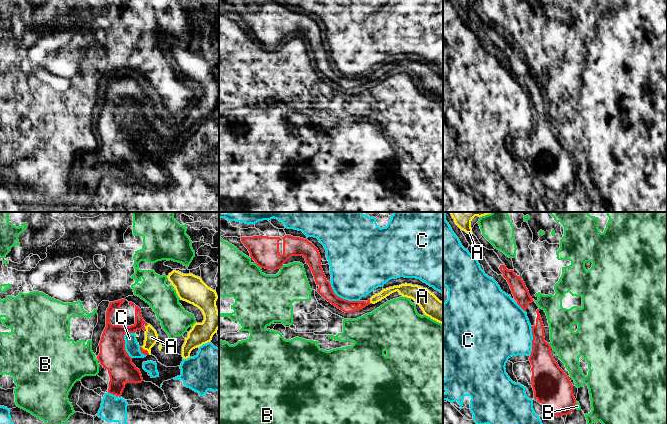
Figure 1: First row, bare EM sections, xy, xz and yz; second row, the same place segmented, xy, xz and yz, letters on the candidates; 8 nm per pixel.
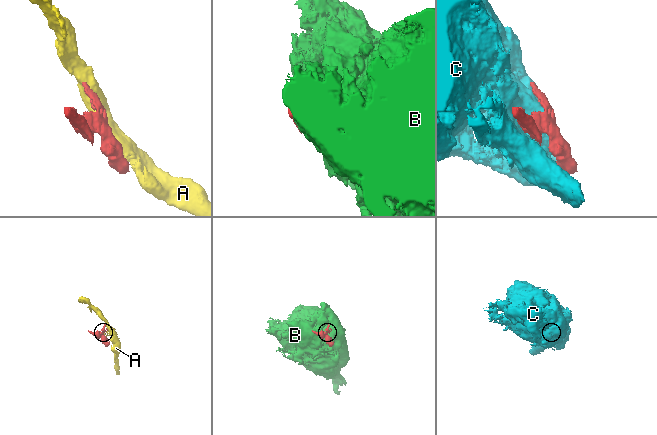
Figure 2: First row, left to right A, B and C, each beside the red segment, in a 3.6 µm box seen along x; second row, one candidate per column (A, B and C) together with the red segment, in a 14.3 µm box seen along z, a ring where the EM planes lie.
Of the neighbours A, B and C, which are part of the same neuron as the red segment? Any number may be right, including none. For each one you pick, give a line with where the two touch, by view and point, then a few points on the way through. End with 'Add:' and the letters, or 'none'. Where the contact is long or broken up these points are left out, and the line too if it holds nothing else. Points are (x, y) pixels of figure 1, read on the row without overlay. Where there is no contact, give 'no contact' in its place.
A: xy (144, 104)
Add: A

